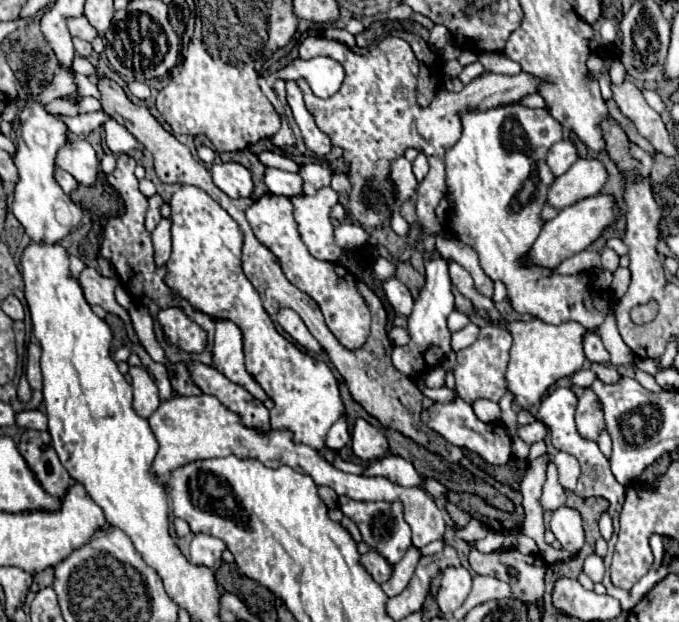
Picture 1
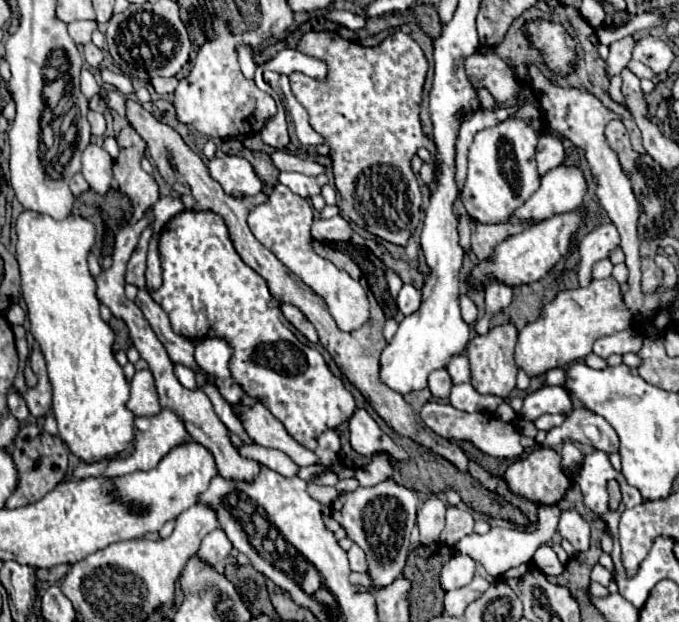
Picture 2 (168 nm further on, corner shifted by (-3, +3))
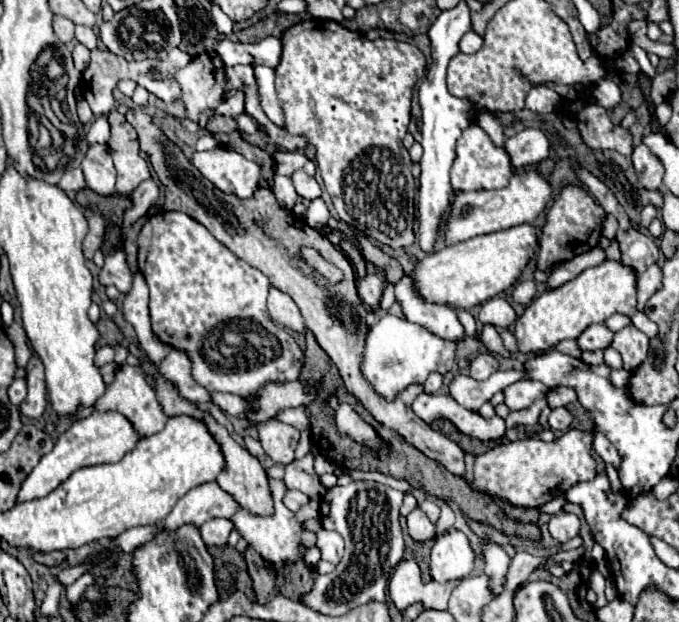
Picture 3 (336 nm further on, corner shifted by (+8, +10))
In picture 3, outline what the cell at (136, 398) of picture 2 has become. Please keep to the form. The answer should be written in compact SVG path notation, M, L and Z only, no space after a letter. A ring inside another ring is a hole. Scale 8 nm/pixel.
M120 366L116 372L114 382L106 388L106 394L100 398L100 402L96 402L96 410L98 412L108 412L108 410L116 410L120 414L124 414L138 430L140 436L152 436L156 432L160 432L166 426L166 414L160 410L160 404L156 400L154 390L148 386L142 370L138 366Z

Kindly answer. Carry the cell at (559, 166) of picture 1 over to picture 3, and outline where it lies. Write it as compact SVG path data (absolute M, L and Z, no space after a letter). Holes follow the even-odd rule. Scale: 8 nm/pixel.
M526 128L518 132L516 136L508 138L504 148L510 154L510 162L514 168L524 168L524 166L534 166L548 158L550 152L550 142L544 136L542 130L538 128Z

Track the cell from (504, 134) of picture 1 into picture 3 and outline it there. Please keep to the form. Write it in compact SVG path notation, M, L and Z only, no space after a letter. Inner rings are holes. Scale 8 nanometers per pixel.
M472 122L462 136L458 138L456 146L456 160L452 166L452 188L454 192L476 192L476 190L500 190L508 186L514 170L510 164L510 156L504 148L496 146L490 136L476 124Z

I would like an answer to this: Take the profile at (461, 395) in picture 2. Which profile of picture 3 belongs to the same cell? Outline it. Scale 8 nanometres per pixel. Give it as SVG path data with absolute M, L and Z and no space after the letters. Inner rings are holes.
M498 370L488 380L472 380L466 374L458 374L448 384L450 396L468 410L478 410L486 400L490 400L496 392L502 392L506 386L524 380L524 370Z

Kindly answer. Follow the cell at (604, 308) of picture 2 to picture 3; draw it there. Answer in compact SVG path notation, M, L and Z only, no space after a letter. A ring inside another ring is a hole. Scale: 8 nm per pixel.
M604 260L600 266L584 270L578 278L558 288L548 288L544 294L534 298L526 312L514 322L512 334L522 354L540 354L552 350L566 338L578 338L592 322L606 322L606 318L616 312L630 316L634 326L648 338L658 336L658 326L648 320L644 312L636 310L636 276L632 274L632 270L620 266L620 262Z

